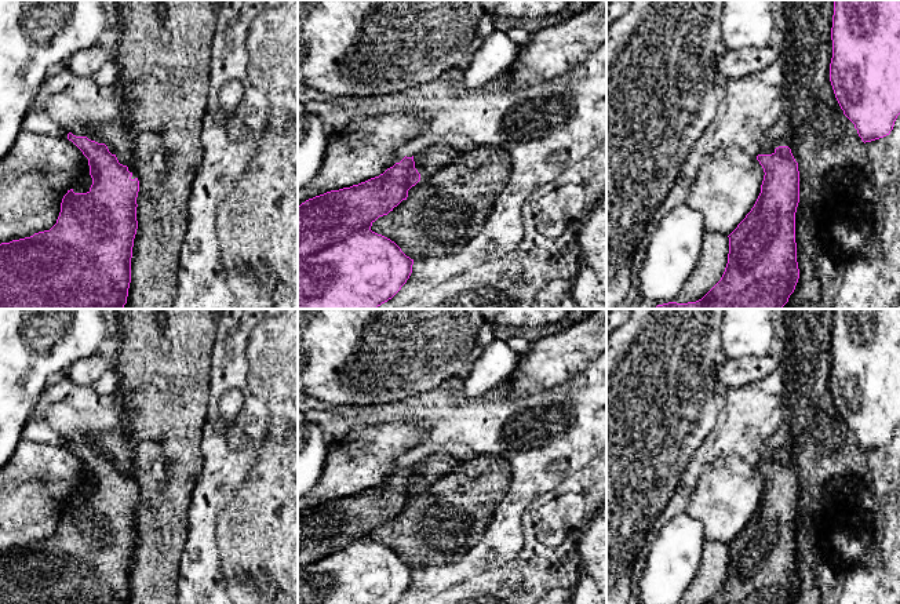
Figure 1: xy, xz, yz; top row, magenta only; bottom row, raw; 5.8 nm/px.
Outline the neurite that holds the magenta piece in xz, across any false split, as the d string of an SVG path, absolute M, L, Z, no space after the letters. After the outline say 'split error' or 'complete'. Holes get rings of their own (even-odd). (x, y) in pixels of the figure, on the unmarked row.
M405 465L379 485L302 512L298 516L298 604L396 604L409 587L413 568L394 550L372 541L371 535L379 525L387 524L407 509L408 499L419 490L413 465Z | complete

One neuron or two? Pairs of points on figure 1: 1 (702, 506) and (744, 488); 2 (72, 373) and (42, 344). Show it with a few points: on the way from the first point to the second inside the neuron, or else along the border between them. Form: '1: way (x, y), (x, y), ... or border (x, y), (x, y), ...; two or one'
1: way (713, 502), (721, 501), (733, 488); one
2: border (97, 353), (79, 357), (64, 373); two

